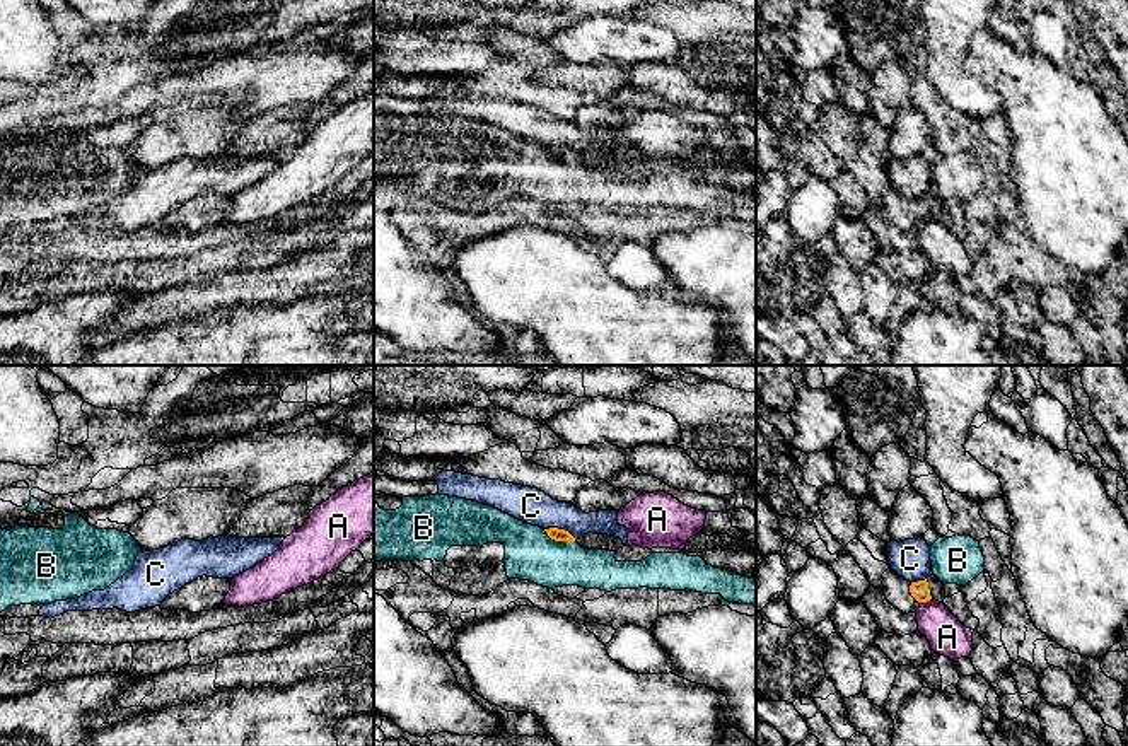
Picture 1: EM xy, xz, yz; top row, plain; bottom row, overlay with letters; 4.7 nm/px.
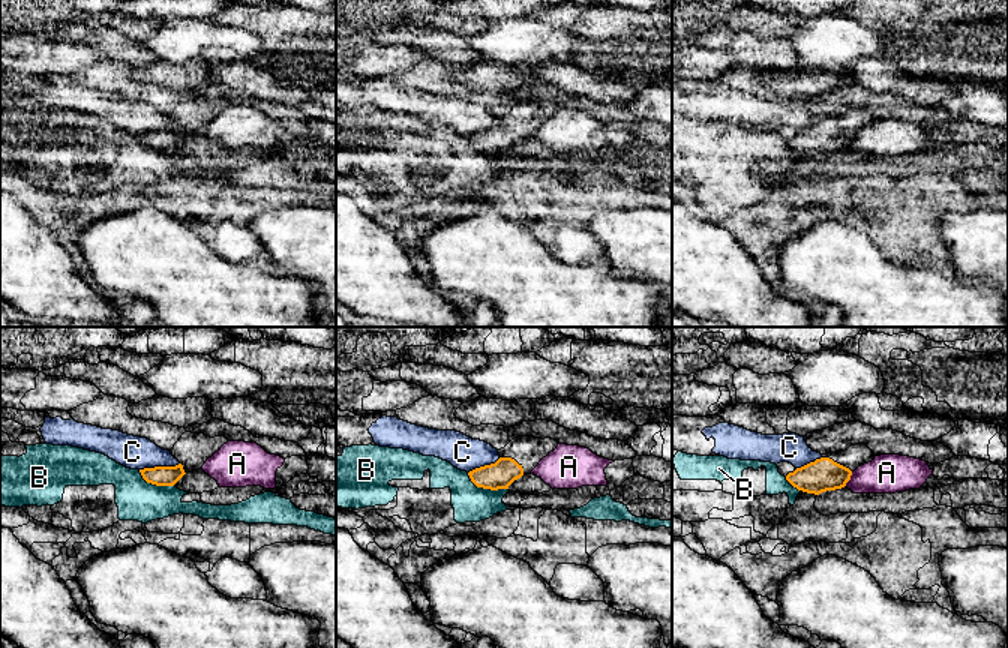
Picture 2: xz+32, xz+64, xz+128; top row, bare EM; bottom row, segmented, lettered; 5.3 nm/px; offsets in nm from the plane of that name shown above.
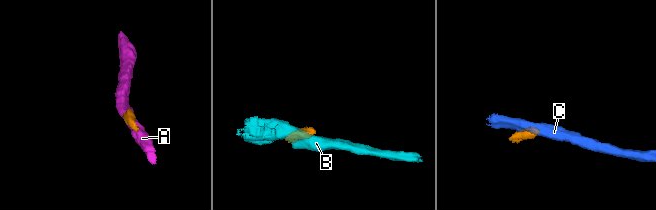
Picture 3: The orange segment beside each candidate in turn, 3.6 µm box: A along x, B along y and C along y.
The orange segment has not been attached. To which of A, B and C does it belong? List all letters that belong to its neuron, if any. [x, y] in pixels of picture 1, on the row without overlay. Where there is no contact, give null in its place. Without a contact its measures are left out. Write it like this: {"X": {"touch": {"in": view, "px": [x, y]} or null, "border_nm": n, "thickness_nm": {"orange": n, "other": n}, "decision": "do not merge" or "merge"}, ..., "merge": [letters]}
{"A": {"touch": {"in": "yz", "px": [925, 219]}, "border_nm": 50, "thickness_nm": {"orange": 90, "other": 180}, "decision": "do not merge"}, "B": {"touch": {"in": "xz", "px": [558, 157]}, "border_nm": 160, "thickness_nm": {"orange": 60, "other": 240}, "decision": "do not merge"}, "C": {"touch": {"in": "xz", "px": [560, 147]}, "border_nm": 160, "thickness_nm": {"orange": 60, "other": 160}, "decision": "do not merge"}, "merge": []}

